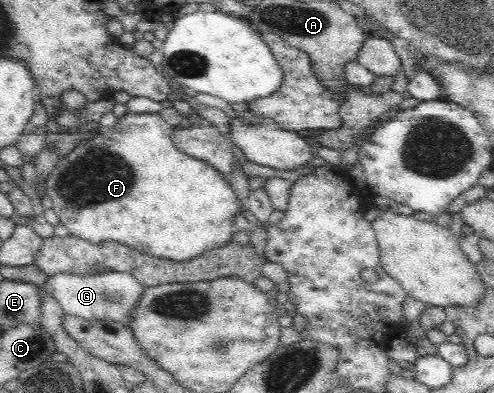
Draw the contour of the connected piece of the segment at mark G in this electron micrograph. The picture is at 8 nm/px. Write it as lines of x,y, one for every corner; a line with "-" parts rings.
108,271
100,275
76,276
72,273
58,273
50,276
43,283
52,297
62,306
64,313
85,320
112,320
120,322
131,330
133,311
139,304
145,292
142,285
132,274
125,272

